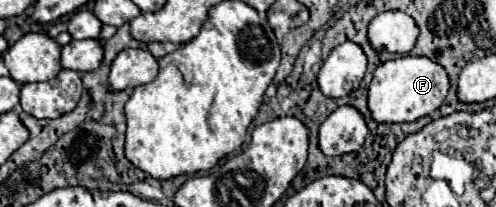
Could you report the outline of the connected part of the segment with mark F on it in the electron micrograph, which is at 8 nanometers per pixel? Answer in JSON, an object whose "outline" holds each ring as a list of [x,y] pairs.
{"outline":[[[403,56],[387,60],[377,66],[369,86],[367,104],[371,118],[379,124],[415,122],[435,112],[443,104],[447,90],[449,90],[449,78],[439,64],[431,62],[425,56]]]}

